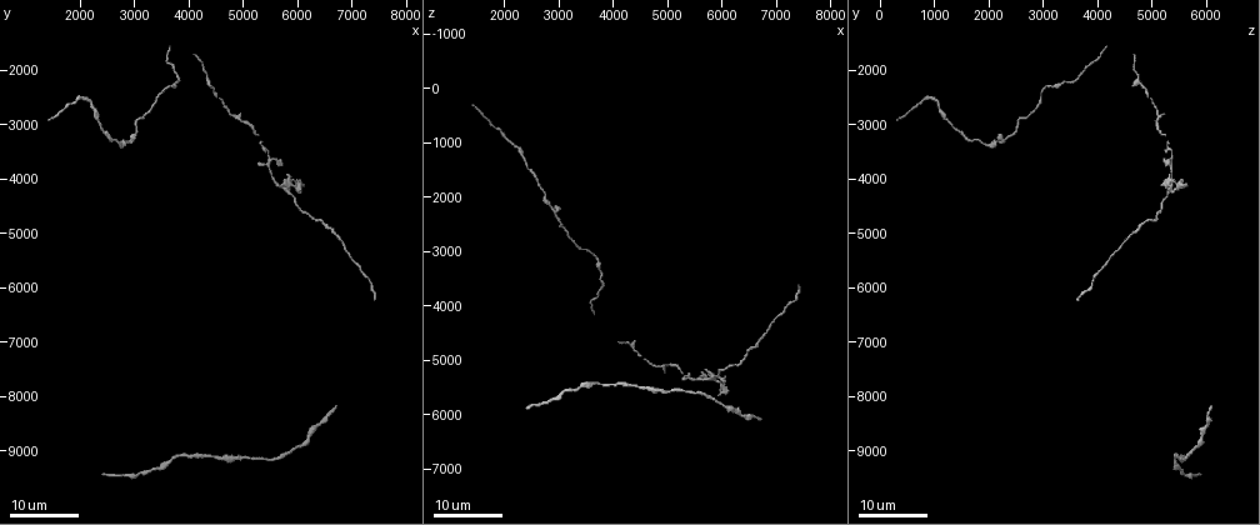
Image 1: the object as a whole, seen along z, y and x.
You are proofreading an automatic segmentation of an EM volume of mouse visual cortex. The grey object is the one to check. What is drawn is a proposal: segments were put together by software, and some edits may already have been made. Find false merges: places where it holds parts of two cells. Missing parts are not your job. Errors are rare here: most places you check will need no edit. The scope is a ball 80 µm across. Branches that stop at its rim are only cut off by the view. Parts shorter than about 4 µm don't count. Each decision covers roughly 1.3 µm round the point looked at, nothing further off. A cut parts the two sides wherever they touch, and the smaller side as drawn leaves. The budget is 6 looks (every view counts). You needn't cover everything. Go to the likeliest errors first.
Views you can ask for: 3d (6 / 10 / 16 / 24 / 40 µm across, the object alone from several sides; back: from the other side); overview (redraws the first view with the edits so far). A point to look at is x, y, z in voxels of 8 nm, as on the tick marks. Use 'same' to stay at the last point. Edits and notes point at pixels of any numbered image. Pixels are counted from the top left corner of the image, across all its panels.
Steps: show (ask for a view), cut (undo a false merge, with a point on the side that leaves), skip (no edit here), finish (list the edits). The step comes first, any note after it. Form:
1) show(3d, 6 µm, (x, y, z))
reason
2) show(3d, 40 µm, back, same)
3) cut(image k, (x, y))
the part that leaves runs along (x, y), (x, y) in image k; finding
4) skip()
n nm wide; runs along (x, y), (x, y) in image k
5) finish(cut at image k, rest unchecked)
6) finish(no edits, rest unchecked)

show(3d, 24 µm, (5450, 3550, 5350))
a narrow waist

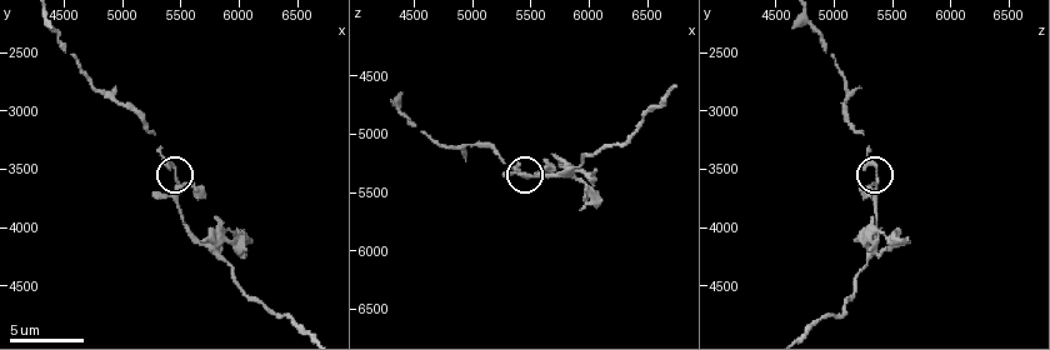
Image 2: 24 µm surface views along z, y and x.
show(3d, 6 µm, (5460, 3540, 5360))

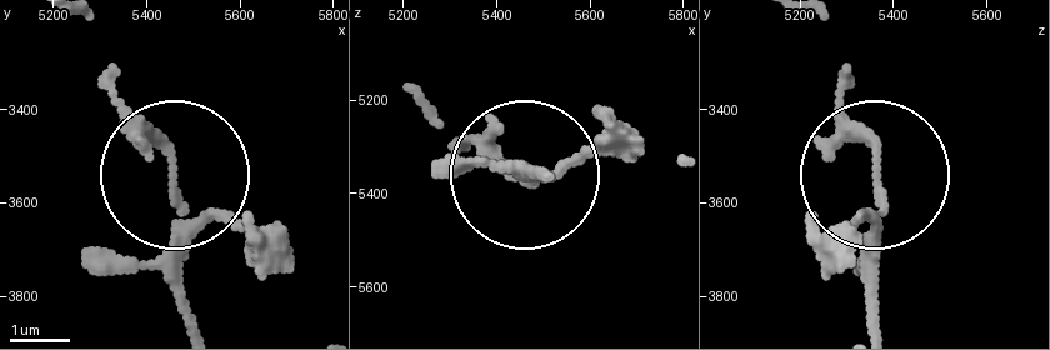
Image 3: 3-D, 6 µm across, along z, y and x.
skip()
runs along (549, 173), (459, 143) in image 3; all the same cell

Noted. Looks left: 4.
show(3d, 24 µm, (2900, 3300, 2200))

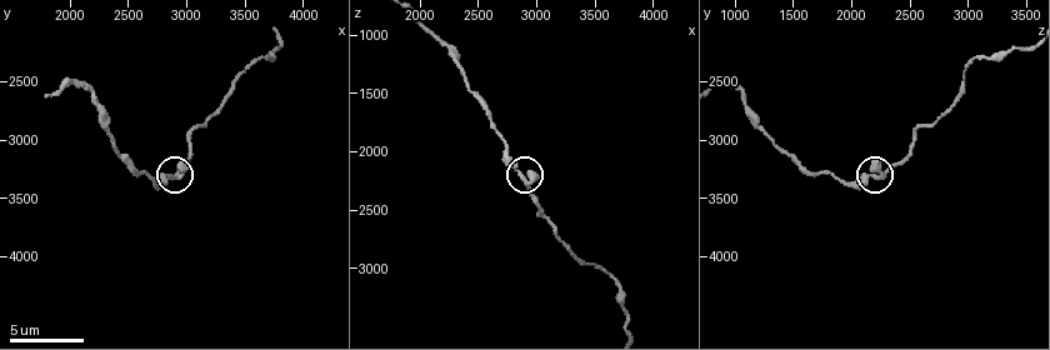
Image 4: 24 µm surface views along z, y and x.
show(3d, 10 µm, (2880, 3320, 2200))

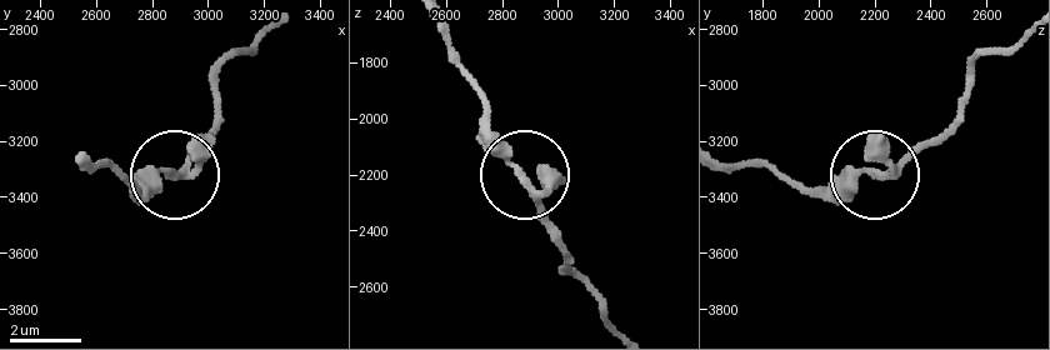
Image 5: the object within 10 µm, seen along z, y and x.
skip()
runs along (616, 324), (563, 270), (539, 198), (476, 94) in image 5; one cell here

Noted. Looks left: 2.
show(3d, 24 µm, (3400, 9300, 5450))
thick turns thin

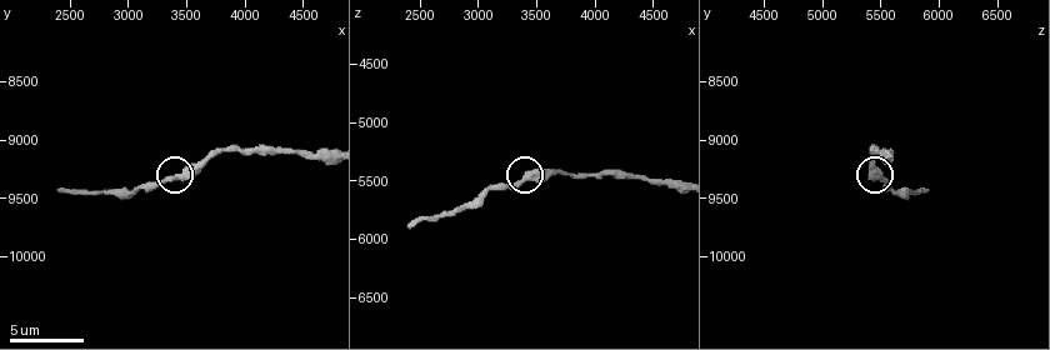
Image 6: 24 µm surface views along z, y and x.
show(3d, 6 µm, (3420, 9320, 5460))
zoom in

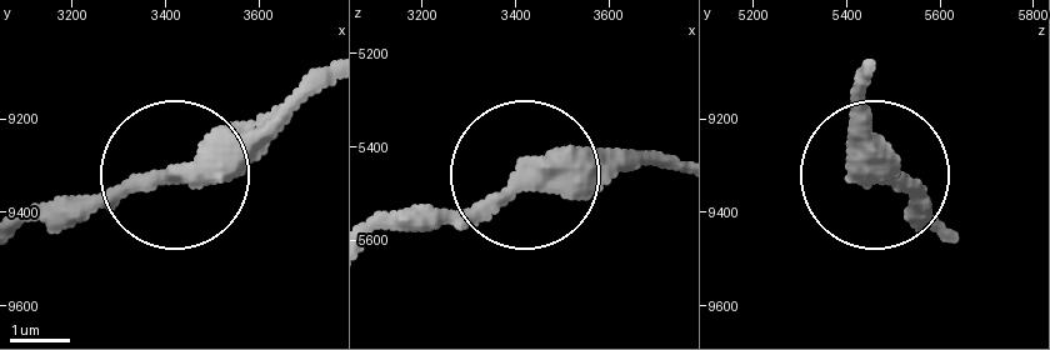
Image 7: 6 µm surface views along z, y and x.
skip()
420 nm wide; runs along (329, 65), (180, 165), (21, 225) in image 7; all the same cell

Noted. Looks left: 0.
finish(no edits, rest unchecked)

